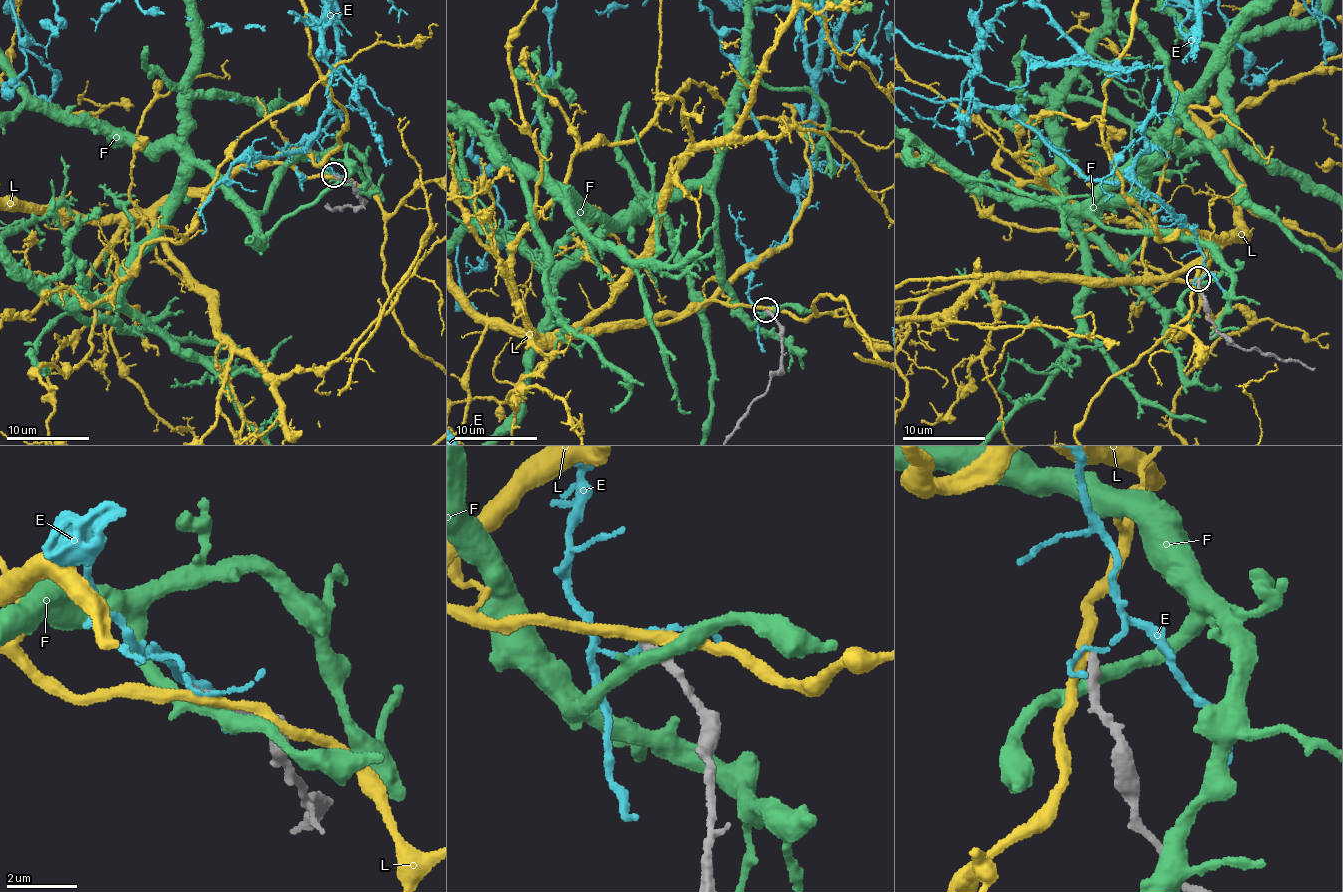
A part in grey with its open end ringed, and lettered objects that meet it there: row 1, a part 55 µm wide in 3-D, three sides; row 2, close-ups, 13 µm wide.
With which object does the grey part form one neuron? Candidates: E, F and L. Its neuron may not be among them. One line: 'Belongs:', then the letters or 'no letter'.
Belongs: no letter

